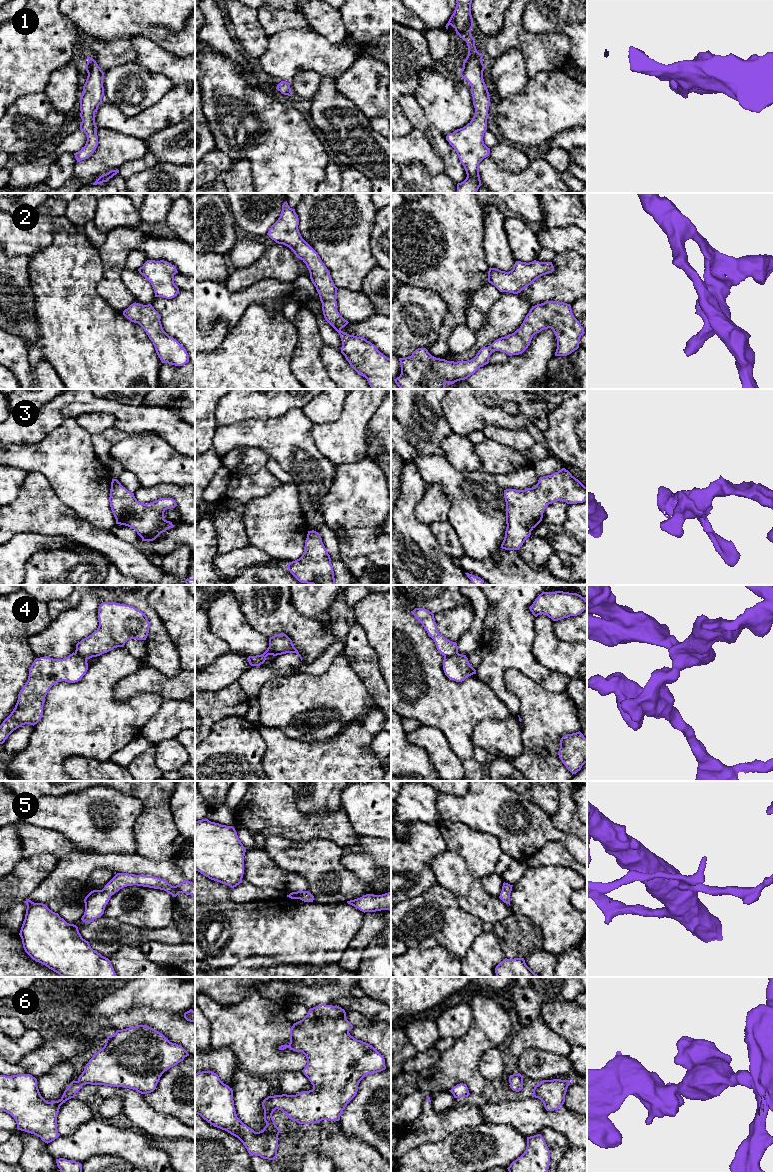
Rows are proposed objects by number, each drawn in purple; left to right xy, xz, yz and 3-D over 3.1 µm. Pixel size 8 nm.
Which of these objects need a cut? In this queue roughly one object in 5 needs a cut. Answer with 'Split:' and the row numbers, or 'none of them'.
Split: 4

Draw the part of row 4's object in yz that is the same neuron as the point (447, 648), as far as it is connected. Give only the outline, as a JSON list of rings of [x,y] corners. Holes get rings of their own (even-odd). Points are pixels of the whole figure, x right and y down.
[[[415,608],[411,613],[422,624],[428,635],[434,640],[439,653],[444,658],[452,657],[458,654],[458,646],[456,642],[452,642],[441,635],[437,630],[434,614],[425,608]]]

